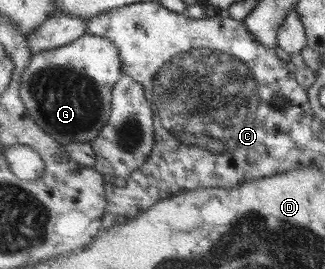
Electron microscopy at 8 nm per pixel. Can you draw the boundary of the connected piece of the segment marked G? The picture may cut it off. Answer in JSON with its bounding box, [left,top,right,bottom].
[19,33,122,145]

